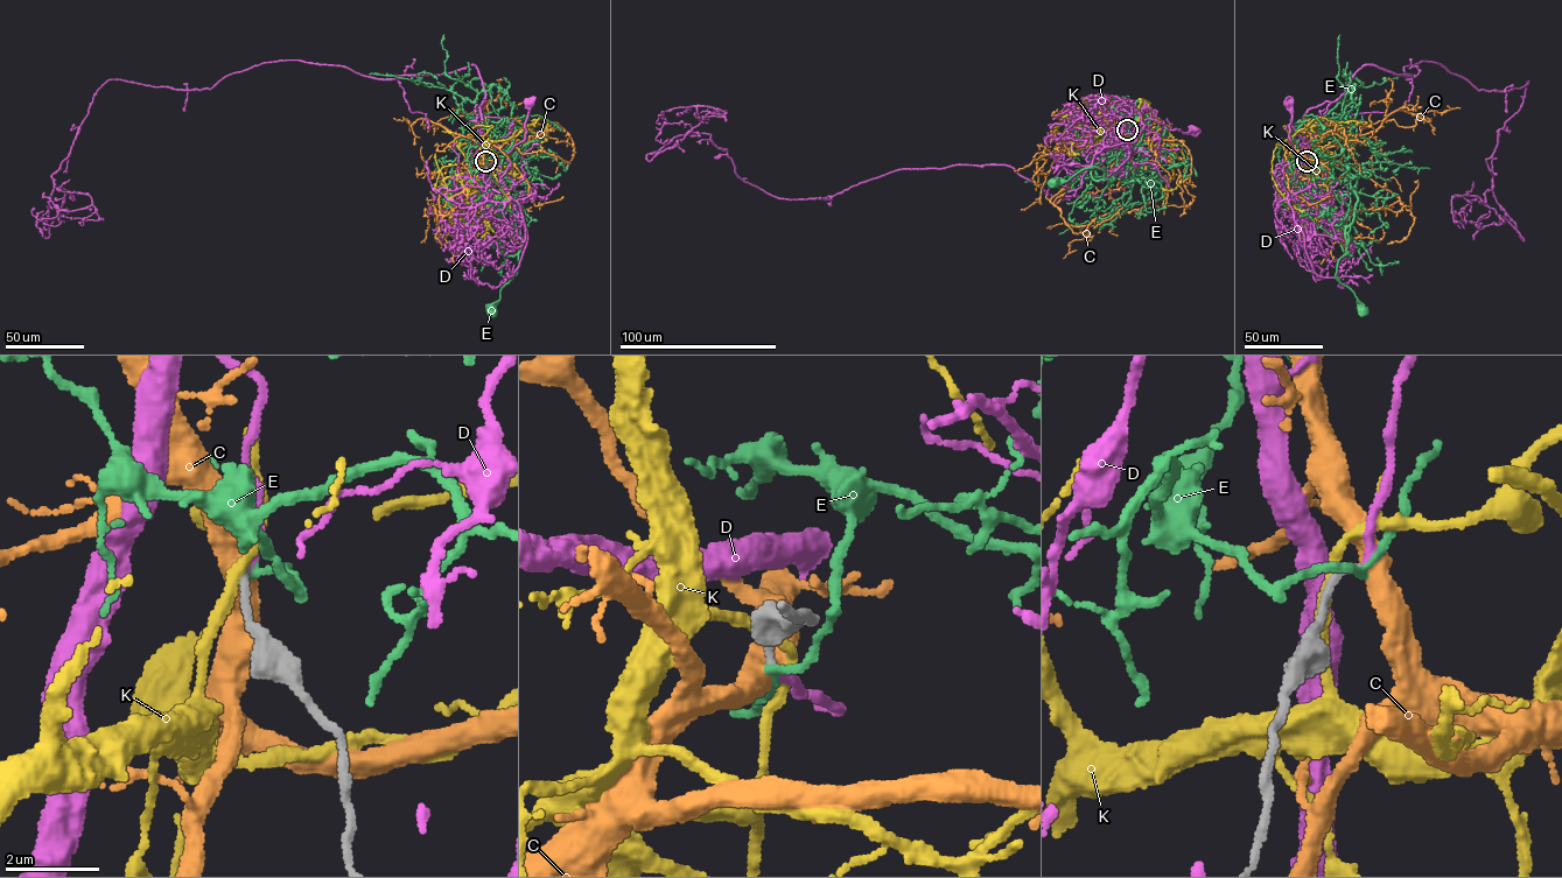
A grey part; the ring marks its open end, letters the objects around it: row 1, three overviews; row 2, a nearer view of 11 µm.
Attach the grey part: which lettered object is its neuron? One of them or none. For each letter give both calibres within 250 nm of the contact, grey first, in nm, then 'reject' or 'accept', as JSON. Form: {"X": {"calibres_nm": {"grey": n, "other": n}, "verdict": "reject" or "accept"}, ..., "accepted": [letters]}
{"C": {"calibres_nm": {"grey": 150, "other": 500}, "verdict": "reject"}, "D": {"calibres_nm": {"grey": 150, "other": 160}, "verdict": "accept"}, "E": {"calibres_nm": {"grey": 150, "other": 140}, "verdict": "reject"}, "K": {"calibres_nm": {"grey": 190, "other": 220}, "verdict": "reject"}, "accepted": ["D"]}

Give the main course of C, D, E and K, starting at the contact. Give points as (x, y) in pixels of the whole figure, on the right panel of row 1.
C: (1307, 161), (1323, 167), (1336, 163), (1356, 167), (1398, 196), (1407, 210), (1410, 208), (1372, 210)
D: (1307, 161), (1309, 144), (1304, 164), (1316, 204), (1304, 190), (1303, 157), (1289, 138), (1291, 114), (1287, 103)
E: (1307, 161), (1300, 157), (1295, 162), (1295, 182), (1345, 226), (1345, 253), (1338, 260), (1336, 274), (1364, 310)
K: (1305, 161), (1304, 166), (1297, 167), (1281, 140), (1315, 125), (1366, 121), (1363, 124)

